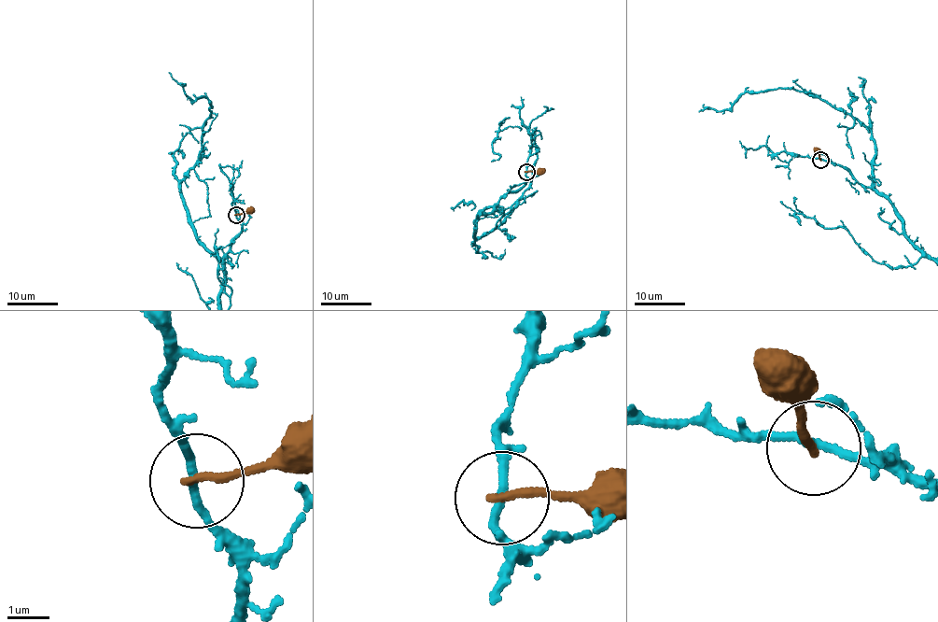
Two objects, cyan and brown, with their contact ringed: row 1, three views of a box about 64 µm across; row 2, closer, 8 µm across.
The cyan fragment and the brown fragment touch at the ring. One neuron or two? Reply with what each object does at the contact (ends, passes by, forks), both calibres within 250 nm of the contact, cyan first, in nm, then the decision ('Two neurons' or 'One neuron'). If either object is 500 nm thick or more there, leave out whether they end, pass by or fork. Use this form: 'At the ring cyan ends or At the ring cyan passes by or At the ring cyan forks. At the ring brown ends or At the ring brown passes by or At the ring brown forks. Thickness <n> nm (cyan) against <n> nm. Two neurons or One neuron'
At the ring cyan passes by. At the ring brown ends. Thickness 160 nm (cyan) against 200 nm. Two neurons

